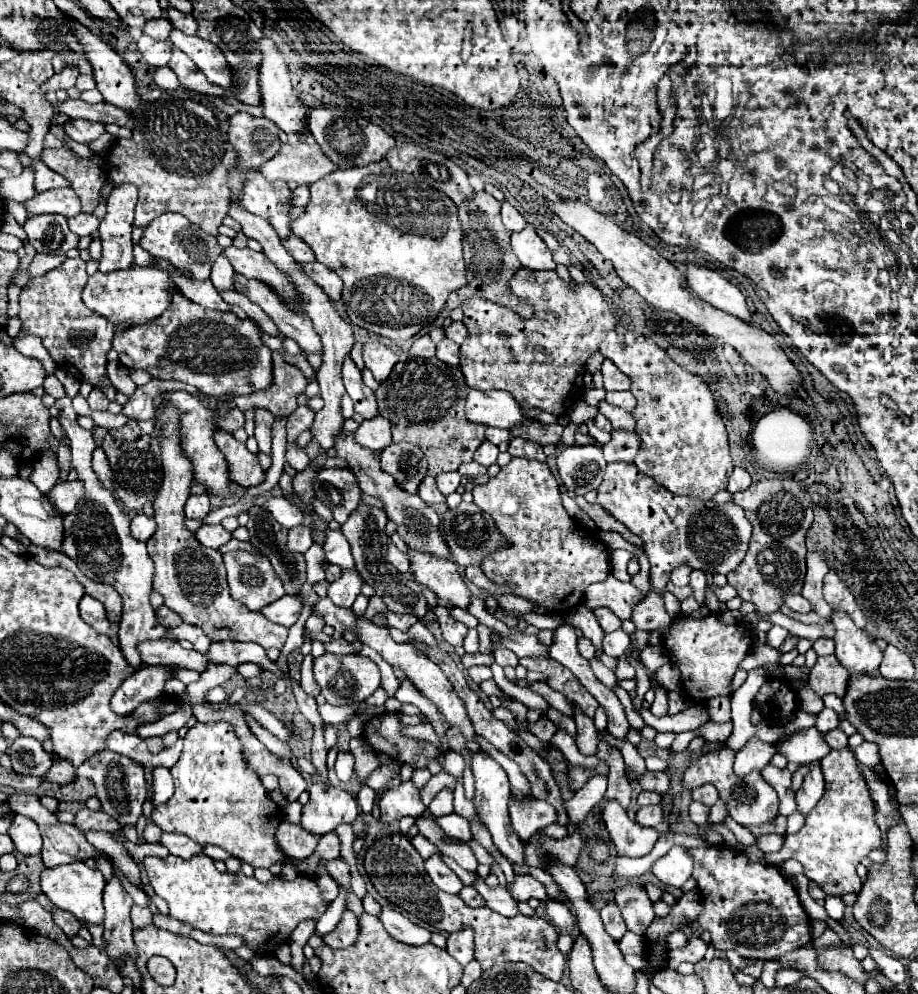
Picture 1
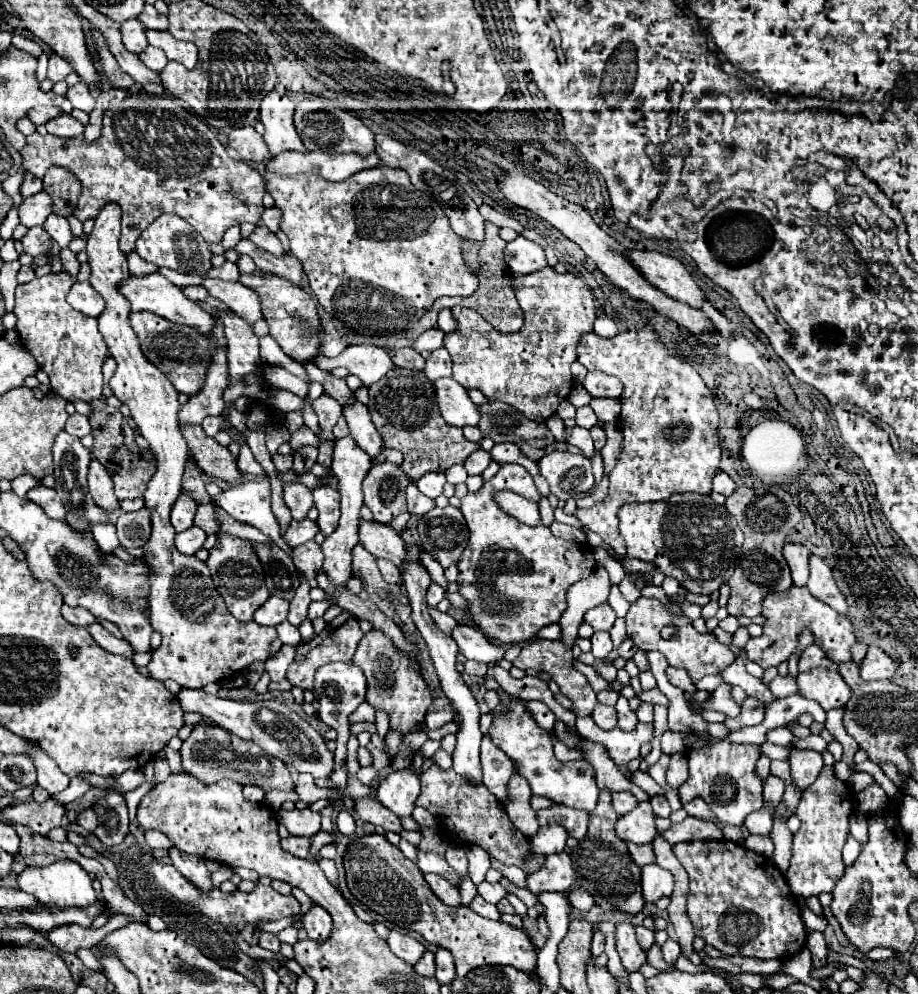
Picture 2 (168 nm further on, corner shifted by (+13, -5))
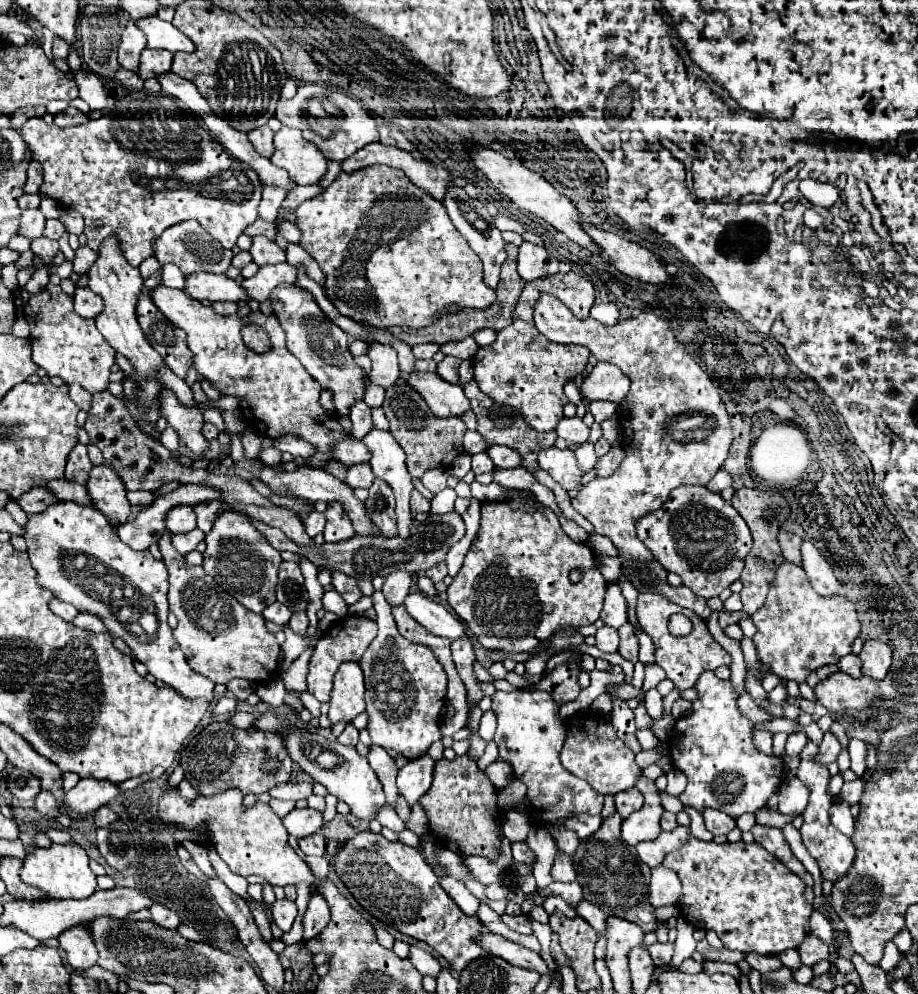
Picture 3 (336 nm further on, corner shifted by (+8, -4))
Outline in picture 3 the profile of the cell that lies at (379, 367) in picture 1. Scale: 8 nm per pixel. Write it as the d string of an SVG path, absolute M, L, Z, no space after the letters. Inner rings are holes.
M370 343L366 355L370 357L370 363L372 363L370 383L390 387L400 377L396 351L392 347L380 345L380 343Z

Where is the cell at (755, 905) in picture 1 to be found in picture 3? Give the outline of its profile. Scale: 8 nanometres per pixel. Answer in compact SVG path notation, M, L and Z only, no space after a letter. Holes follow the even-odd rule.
M690 837L684 847L666 855L662 865L676 871L682 881L678 905L684 919L696 929L716 931L726 949L758 955L778 955L786 949L798 949L802 939L806 939L806 935L810 933L808 919L812 905L802 897L802 879L794 875L784 863L778 863L778 859L774 859L774 855L770 855L758 843L748 845L744 841L738 841L718 845L714 841L700 841L696 837Z

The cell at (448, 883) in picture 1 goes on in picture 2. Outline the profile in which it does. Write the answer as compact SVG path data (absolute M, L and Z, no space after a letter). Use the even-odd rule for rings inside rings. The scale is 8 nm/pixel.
M425 874L425 880L441 902L445 902L447 906L461 906L459 888L455 888L453 884L449 884L445 878L441 878L437 874Z

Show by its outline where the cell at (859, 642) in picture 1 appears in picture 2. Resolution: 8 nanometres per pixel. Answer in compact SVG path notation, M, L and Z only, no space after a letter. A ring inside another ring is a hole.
M791 586L783 592L771 592L763 598L763 612L765 624L763 634L759 638L751 638L747 642L747 658L757 662L761 668L779 666L781 662L787 662L797 652L797 636L809 628L813 632L815 644L827 654L827 658L835 664L843 664L851 660L851 646L855 644L855 634L849 618L845 614L835 612L831 606L811 598L807 588Z

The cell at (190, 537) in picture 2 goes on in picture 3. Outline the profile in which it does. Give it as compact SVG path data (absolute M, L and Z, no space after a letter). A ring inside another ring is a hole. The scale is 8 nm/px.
M194 529L194 531L190 531L190 533L178 533L178 535L174 535L172 545L174 545L174 549L176 549L178 553L186 555L186 553L194 551L194 549L198 547L198 543L200 543L204 537L206 537L204 531Z

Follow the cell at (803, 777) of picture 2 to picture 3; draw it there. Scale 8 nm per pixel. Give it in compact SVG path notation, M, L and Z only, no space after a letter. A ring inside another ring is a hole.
M826 731L826 733L824 733L824 739L822 739L820 747L818 747L818 753L816 753L814 761L816 761L816 763L822 763L822 765L830 765L832 761L836 761L840 749L842 749L842 747L840 747L838 739L836 739L830 731Z

